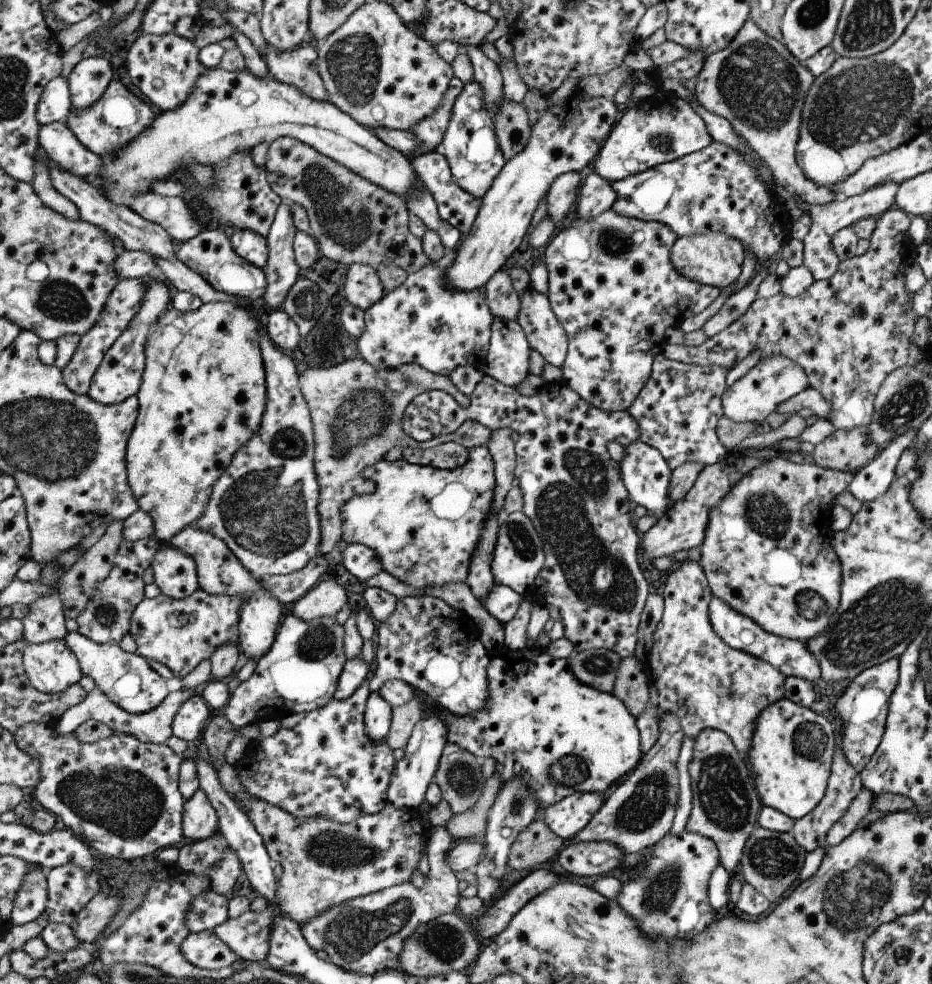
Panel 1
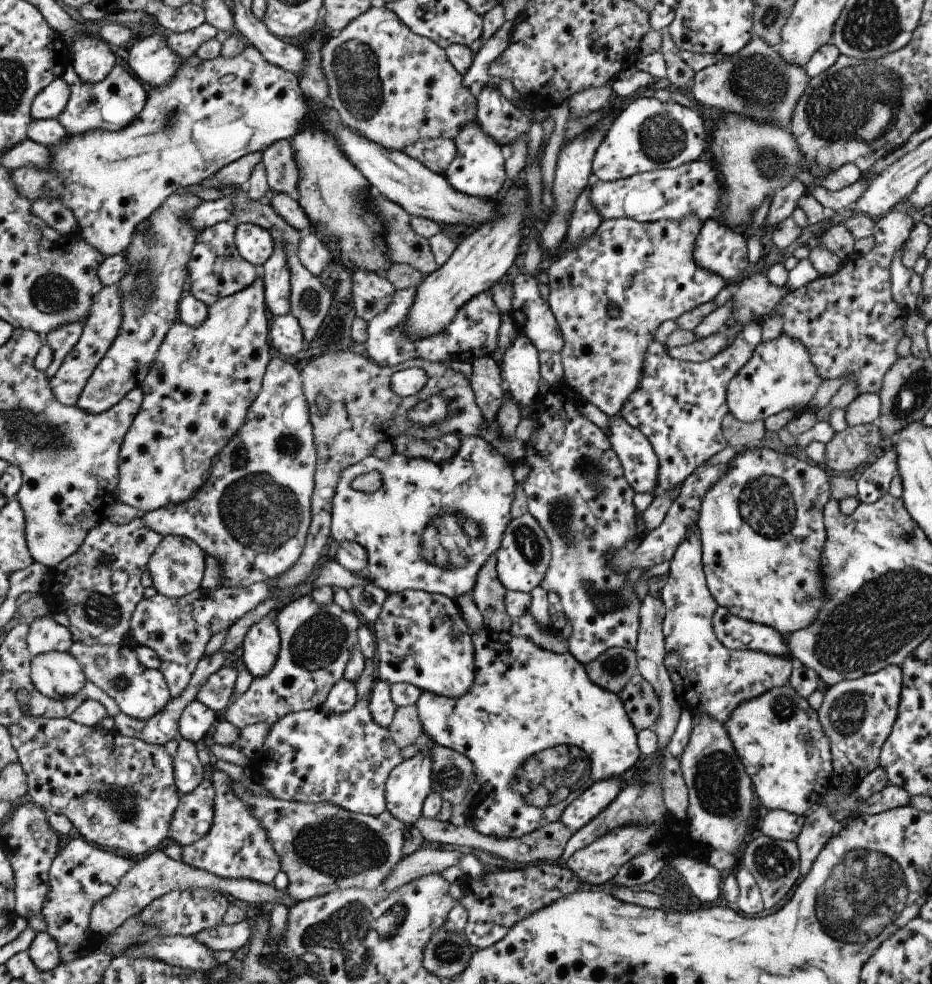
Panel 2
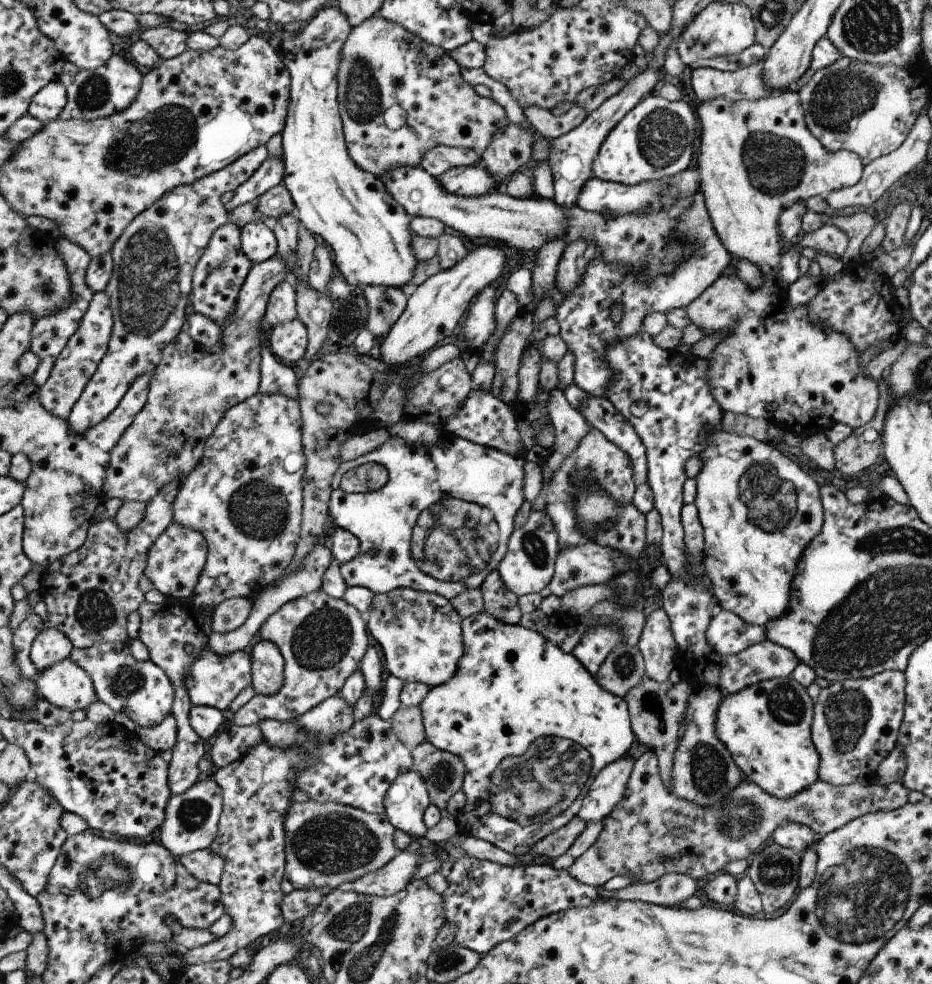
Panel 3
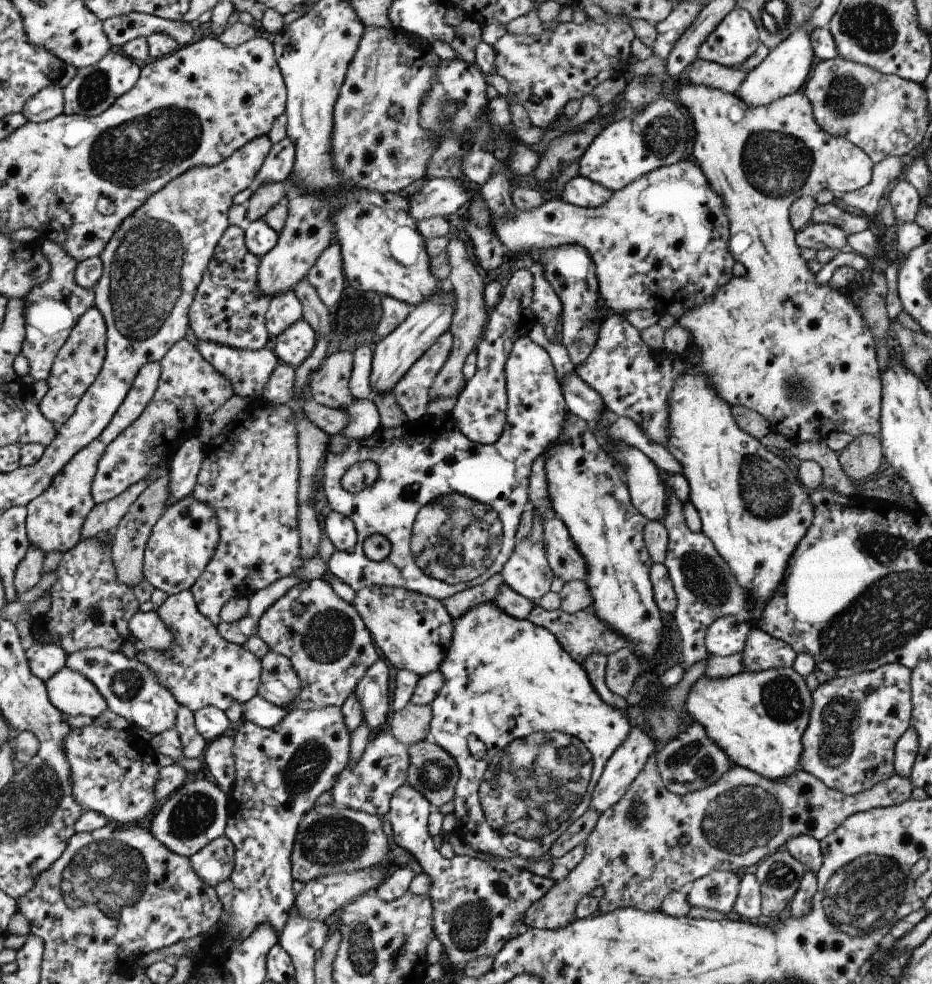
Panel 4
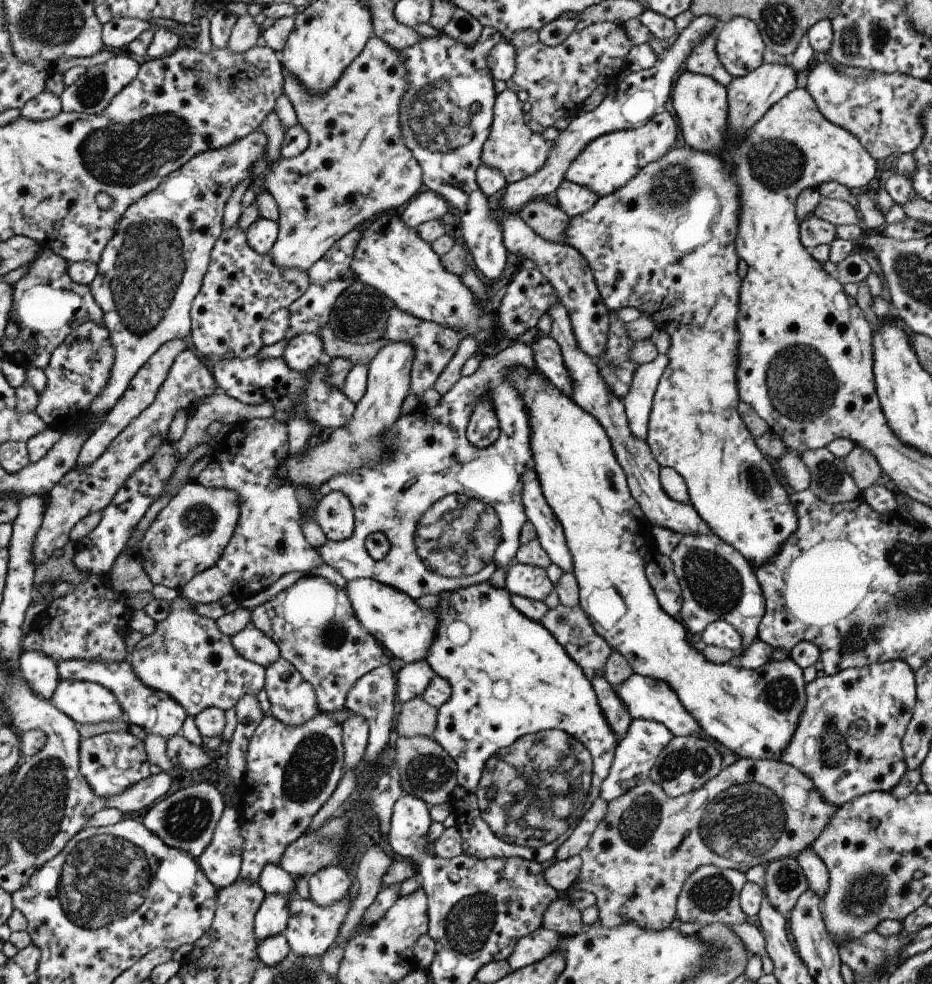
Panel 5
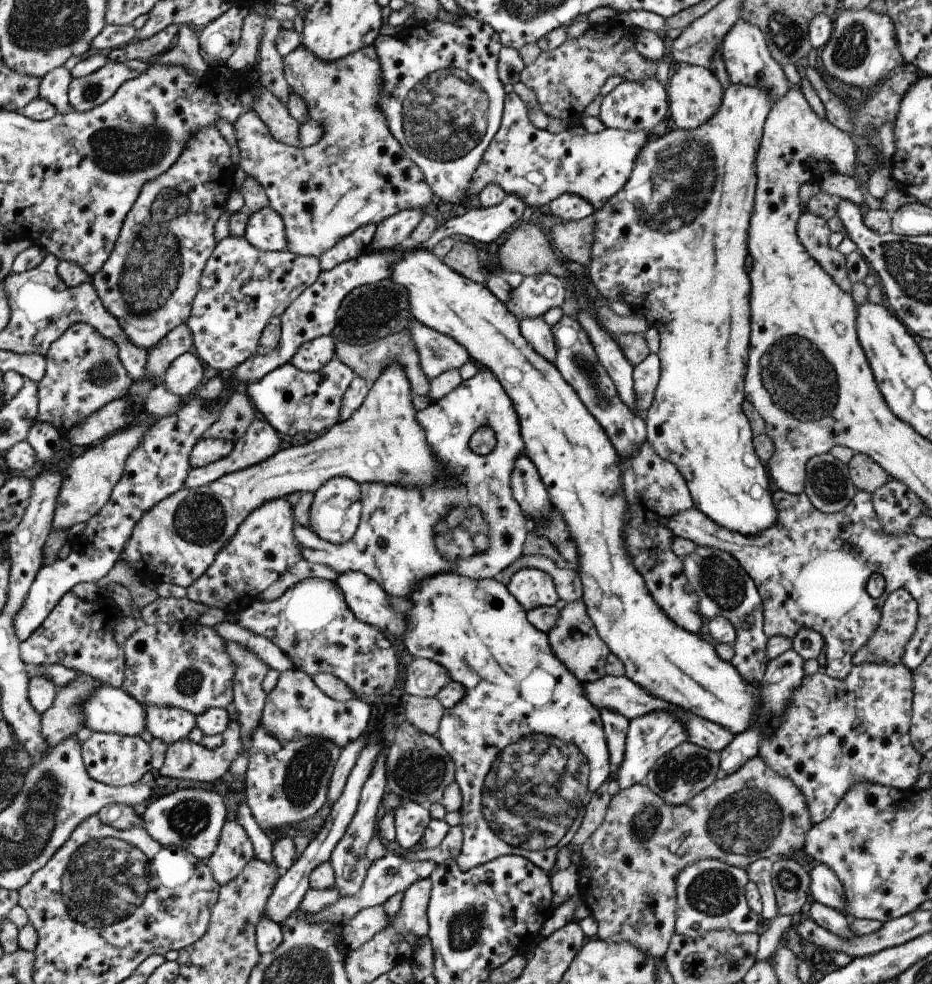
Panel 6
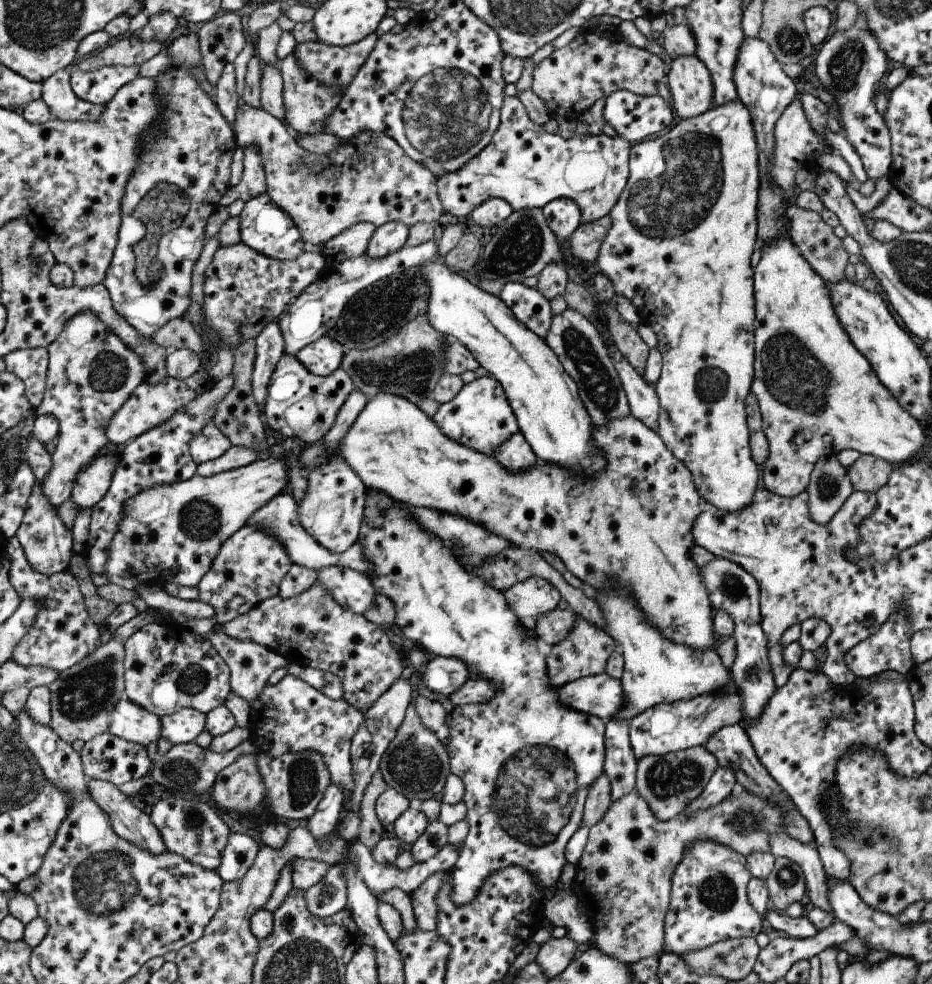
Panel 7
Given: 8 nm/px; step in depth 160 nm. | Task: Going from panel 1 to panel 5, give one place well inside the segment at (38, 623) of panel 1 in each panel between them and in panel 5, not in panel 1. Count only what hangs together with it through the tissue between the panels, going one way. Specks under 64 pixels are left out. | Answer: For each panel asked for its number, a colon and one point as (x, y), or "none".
2: (46, 634)
3: (52, 646)
4: (46, 660)
5: (42, 671)

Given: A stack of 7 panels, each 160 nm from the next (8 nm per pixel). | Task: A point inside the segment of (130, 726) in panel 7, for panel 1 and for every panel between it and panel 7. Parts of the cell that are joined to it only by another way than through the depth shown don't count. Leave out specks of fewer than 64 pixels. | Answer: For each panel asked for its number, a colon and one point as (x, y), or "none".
1: (52, 667)
2: (58, 674)
3: (66, 684)
4: (73, 694)
5: (86, 702)
6: (109, 709)

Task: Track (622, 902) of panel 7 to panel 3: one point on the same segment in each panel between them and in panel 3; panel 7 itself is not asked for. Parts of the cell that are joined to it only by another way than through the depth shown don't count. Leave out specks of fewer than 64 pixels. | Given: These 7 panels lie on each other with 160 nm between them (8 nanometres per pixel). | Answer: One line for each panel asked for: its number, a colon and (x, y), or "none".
3: (650, 832)
4: (651, 842)
5: (752, 812)
6: (628, 866)

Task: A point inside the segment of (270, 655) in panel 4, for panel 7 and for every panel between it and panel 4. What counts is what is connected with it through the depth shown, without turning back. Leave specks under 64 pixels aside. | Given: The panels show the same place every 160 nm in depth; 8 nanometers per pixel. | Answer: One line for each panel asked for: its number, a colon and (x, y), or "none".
5: (292, 701)
6: (295, 708)
7: (289, 716)

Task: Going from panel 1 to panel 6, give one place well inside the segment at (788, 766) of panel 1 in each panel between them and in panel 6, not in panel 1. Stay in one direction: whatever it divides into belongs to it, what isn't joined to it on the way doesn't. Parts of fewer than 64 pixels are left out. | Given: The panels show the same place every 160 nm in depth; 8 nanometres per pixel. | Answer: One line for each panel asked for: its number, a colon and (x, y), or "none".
2: (777, 736)
3: (765, 727)
4: (756, 719)
5: (752, 712)
6: (579, 469)

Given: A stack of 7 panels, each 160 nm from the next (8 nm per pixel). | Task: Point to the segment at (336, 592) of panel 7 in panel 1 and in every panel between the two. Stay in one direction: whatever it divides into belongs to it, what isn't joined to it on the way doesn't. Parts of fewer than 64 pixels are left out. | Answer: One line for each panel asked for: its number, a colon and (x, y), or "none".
1: (436, 650)
2: (420, 638)
3: (419, 636)
4: (413, 632)
5: (391, 618)
6: (368, 603)

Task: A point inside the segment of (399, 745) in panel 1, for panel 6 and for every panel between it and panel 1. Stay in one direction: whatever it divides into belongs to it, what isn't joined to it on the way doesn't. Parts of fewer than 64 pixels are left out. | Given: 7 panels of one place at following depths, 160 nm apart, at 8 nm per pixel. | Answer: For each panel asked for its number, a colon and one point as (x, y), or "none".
2: (405, 726)
3: (406, 723)
4: (410, 724)
5: (416, 718)
6: (424, 713)

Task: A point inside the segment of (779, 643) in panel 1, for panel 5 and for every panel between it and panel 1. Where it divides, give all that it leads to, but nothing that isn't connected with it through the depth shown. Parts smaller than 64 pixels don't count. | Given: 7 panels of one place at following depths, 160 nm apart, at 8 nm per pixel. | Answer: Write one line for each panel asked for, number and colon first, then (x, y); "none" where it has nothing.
2: (734, 633)
3: (726, 633)
4: (725, 636)
5: (718, 633)

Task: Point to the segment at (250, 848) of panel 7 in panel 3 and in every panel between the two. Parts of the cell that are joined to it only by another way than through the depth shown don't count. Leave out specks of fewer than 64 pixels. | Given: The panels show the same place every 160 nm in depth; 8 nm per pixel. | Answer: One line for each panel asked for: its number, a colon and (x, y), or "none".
3: (206, 865)
4: (214, 864)
5: (222, 862)
6: (236, 850)

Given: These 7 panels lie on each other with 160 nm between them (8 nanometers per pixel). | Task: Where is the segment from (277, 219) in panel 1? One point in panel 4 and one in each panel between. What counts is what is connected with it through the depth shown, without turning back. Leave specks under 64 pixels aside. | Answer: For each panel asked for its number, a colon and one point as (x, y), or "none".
2: (275, 276)
3: (281, 304)
4: (283, 309)

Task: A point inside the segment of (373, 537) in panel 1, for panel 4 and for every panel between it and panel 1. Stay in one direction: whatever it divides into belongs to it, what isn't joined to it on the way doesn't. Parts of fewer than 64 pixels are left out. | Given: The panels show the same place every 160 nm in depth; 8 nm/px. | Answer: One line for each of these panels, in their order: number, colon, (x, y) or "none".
2: (430, 526)
3: (457, 541)
4: (457, 541)

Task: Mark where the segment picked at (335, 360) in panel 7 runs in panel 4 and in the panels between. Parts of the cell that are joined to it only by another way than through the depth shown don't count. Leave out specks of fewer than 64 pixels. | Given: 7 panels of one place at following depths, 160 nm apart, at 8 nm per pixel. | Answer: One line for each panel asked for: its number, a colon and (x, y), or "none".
4: (294, 344)
5: (303, 351)
6: (311, 356)

